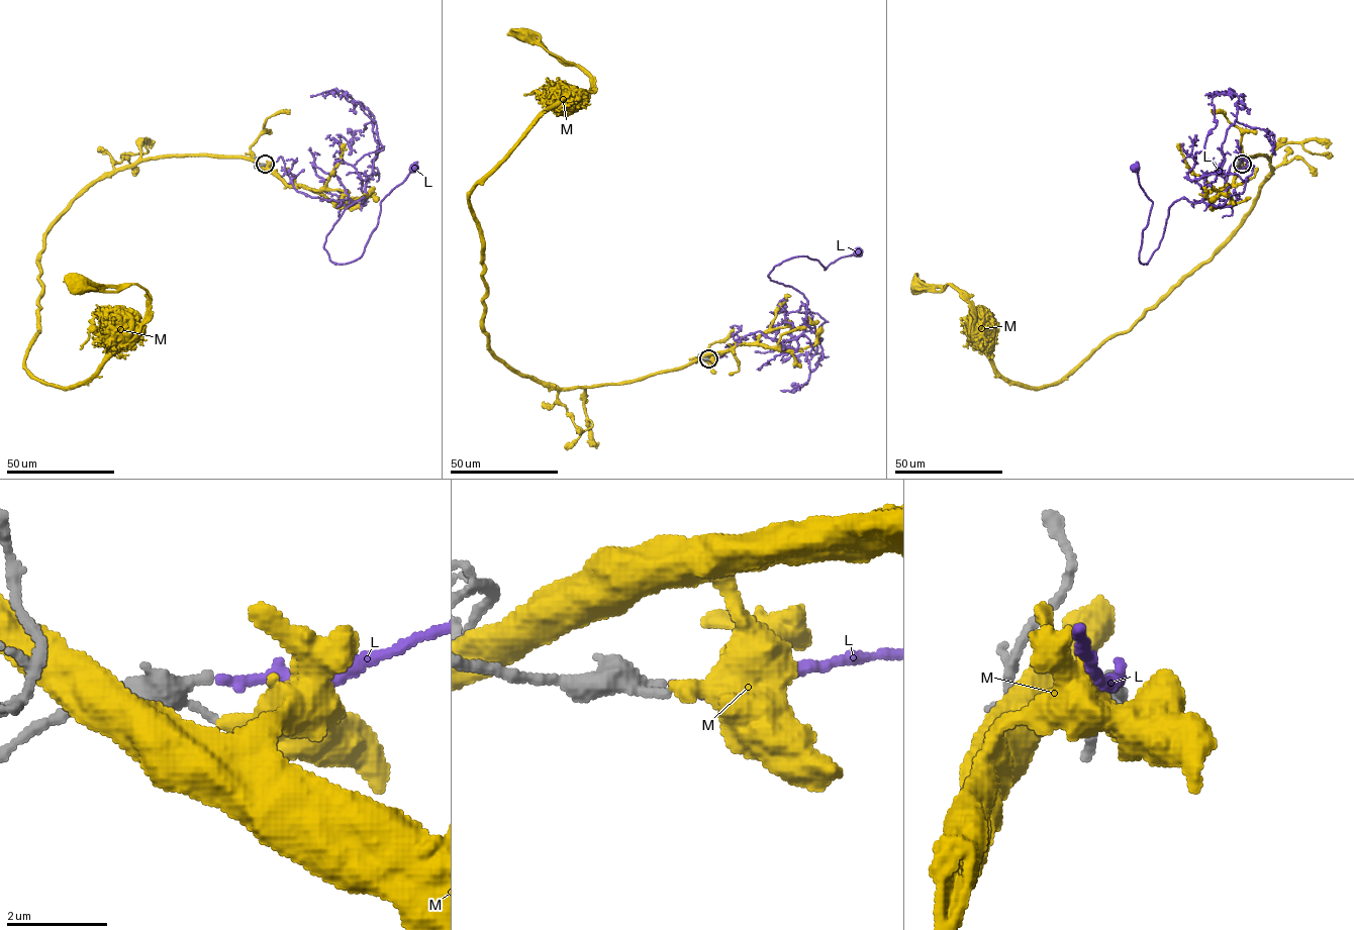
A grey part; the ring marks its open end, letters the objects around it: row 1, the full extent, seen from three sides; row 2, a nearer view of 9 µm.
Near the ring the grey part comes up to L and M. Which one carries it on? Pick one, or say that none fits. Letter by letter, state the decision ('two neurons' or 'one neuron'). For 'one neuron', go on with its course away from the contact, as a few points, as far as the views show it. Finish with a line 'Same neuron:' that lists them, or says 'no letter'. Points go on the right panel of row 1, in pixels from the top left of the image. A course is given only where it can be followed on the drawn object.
L: one neuron; course (1242, 164), (1236, 157), (1215, 197), (1222, 207), (1171, 205), (1144, 264), (1152, 202), (1135, 168)
M: two neurons
Same neuron: L

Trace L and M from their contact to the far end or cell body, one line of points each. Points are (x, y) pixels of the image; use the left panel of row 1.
L: (265, 164), (281, 157), (311, 197), (364, 198), (327, 235), (340, 264), (362, 254), (381, 202), (412, 168)
M: (265, 166), (138, 159), (77, 197), (39, 260), (24, 367), (50, 384), (149, 316), (136, 284), (82, 285)

